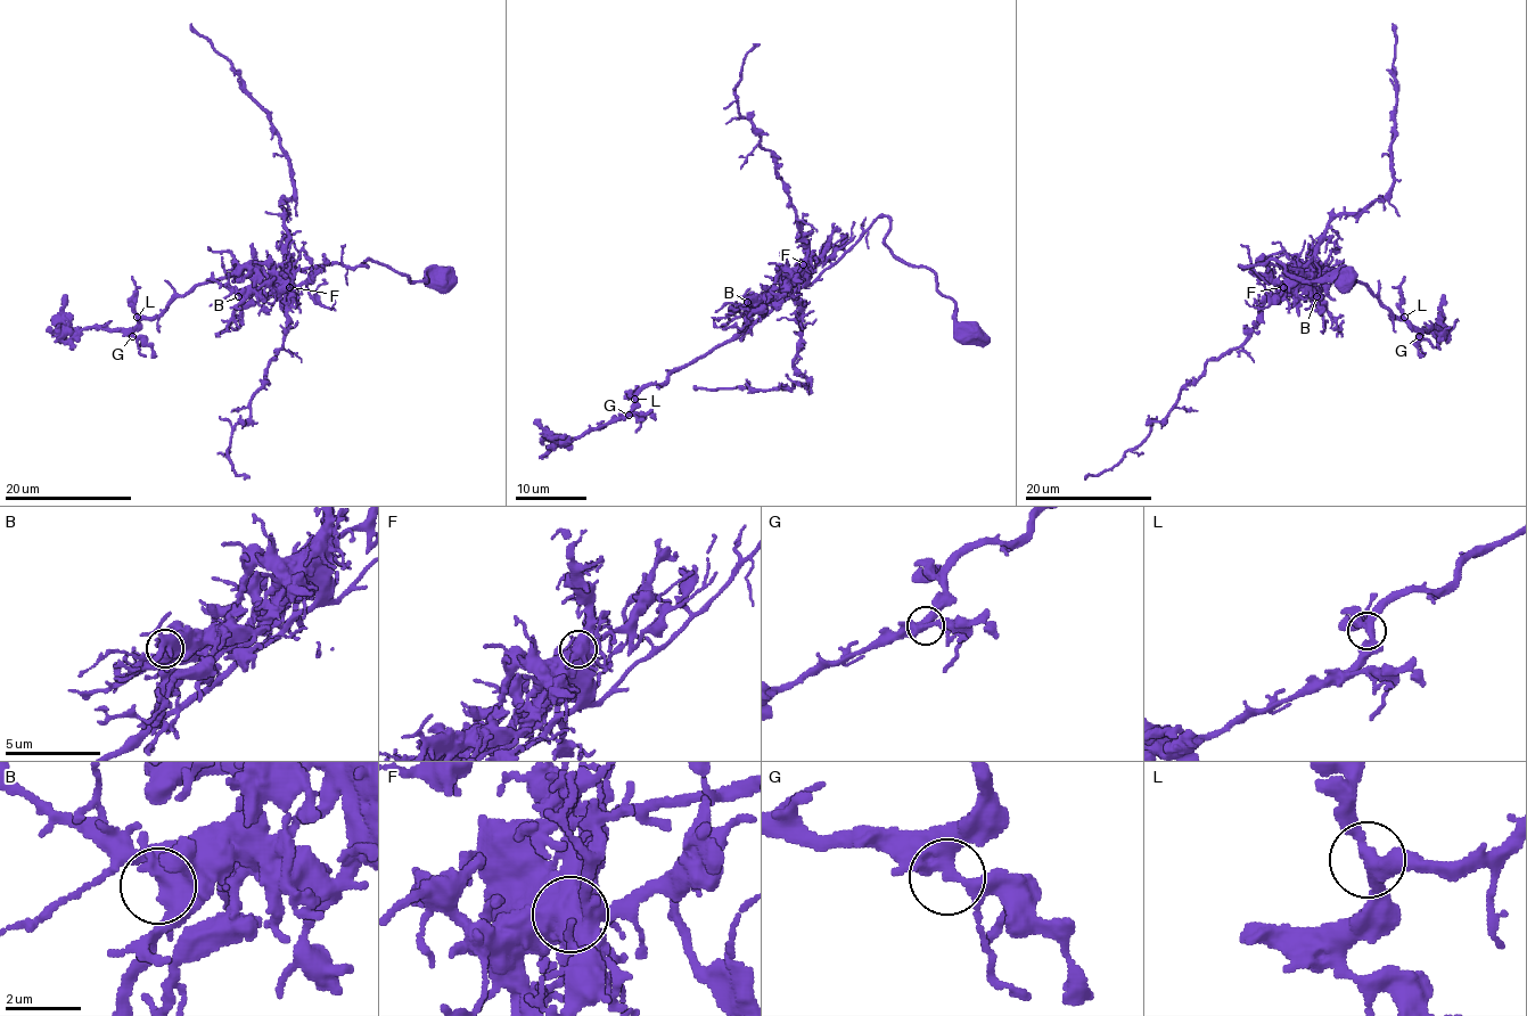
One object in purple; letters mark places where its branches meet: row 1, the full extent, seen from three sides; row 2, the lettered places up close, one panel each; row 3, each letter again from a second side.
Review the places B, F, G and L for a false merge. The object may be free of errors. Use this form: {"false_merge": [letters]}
{"false_merge": ["F"]}

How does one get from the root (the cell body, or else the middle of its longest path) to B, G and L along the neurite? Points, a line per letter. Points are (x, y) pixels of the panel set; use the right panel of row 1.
B: (1344, 279), (1292, 279), (1274, 260), (1264, 264), (1240, 265), (1272, 263), (1298, 269), (1299, 281), (1316, 296)
G: (1344, 279), (1292, 279), (1274, 260), (1240, 265), (1272, 263), (1303, 273), (1339, 269), (1419, 336)
L: (1344, 279), (1292, 279), (1274, 260), (1240, 265), (1339, 269), (1392, 319), (1404, 317)

